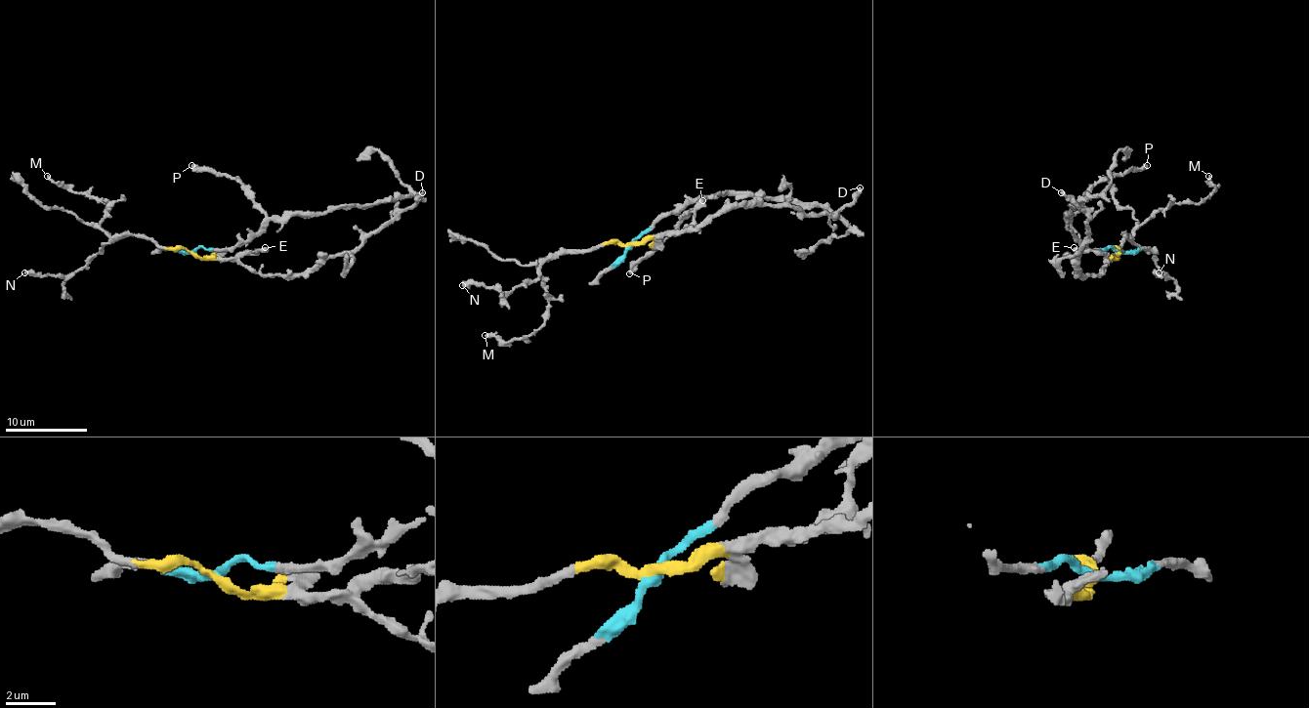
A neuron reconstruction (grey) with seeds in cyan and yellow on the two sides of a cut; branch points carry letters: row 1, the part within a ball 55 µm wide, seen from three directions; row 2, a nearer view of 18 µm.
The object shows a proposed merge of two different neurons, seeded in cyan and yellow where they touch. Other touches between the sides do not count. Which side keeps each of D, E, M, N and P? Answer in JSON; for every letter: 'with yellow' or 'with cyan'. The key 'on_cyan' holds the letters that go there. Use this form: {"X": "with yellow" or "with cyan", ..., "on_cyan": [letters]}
{"D": "with yellow", "E": "with yellow", "M": "with yellow", "N": "with yellow", "P": "with cyan", "on_cyan": ["P"]}

